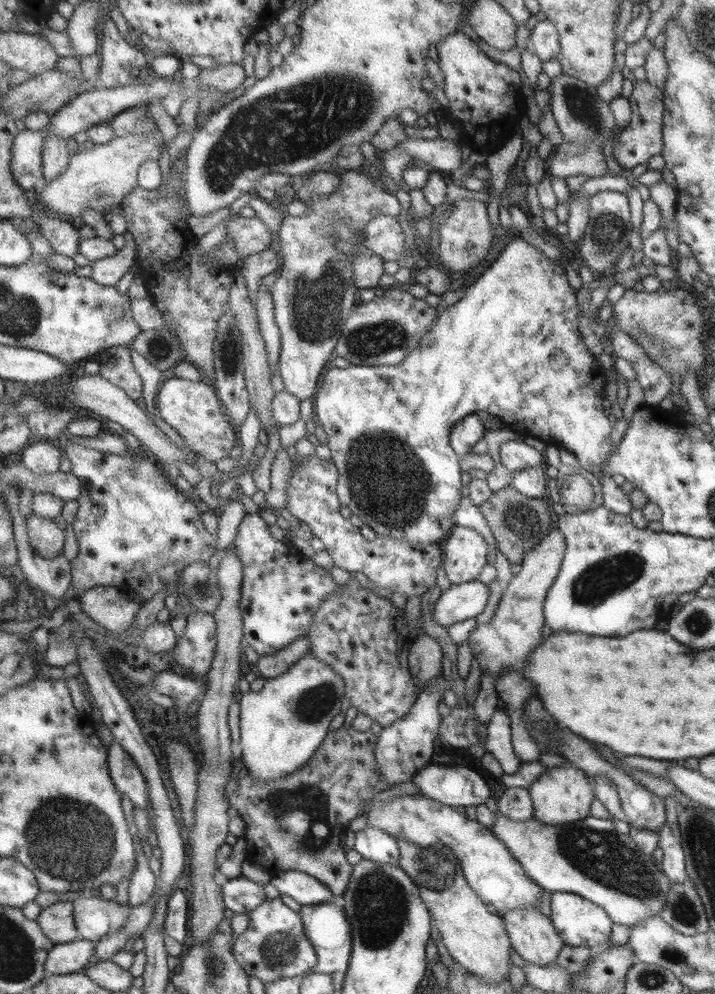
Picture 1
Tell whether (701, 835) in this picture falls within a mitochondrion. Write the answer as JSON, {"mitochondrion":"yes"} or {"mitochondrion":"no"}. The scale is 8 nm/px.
{"mitochondrion":"yes"}

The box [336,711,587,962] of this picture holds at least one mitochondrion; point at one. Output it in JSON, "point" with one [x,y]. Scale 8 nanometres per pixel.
{"point":[380,903]}

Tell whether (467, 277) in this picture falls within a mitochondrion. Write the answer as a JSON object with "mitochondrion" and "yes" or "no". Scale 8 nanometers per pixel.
{"mitochondrion":"no"}

